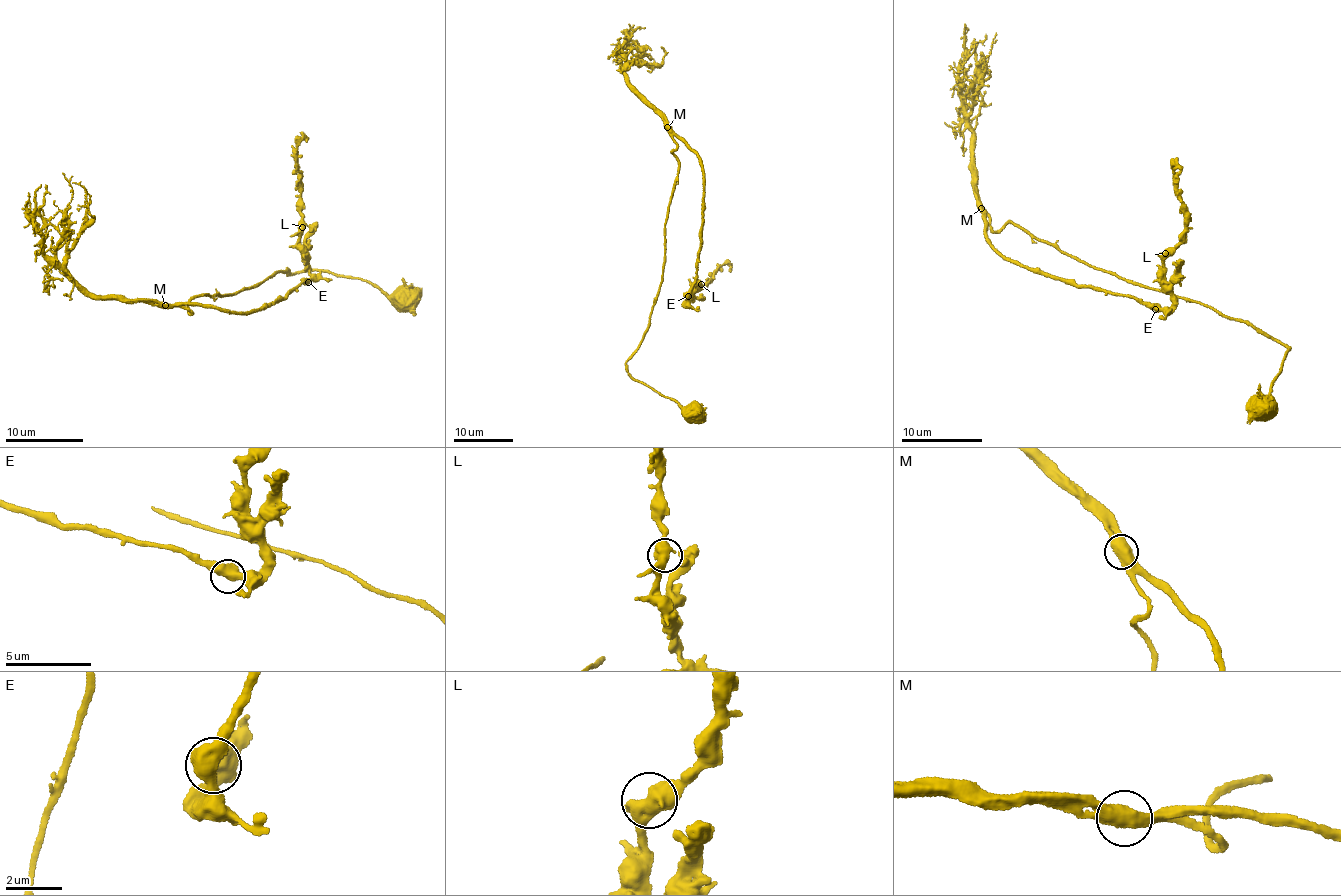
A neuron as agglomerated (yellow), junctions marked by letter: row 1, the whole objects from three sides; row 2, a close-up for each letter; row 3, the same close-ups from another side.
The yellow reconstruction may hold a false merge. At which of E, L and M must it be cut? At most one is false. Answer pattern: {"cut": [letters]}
{"cut": []}

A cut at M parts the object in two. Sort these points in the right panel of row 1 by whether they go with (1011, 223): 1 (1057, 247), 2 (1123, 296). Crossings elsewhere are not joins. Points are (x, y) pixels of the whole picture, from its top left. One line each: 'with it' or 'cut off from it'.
1: with it
2: cut off from it

